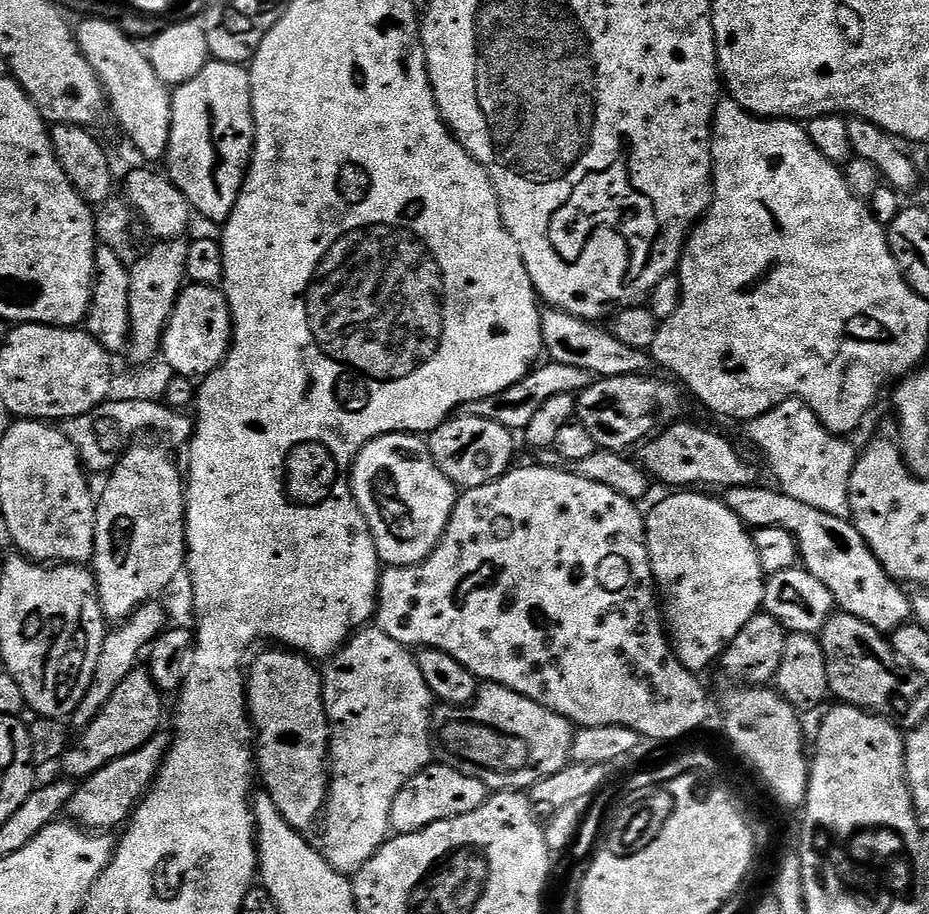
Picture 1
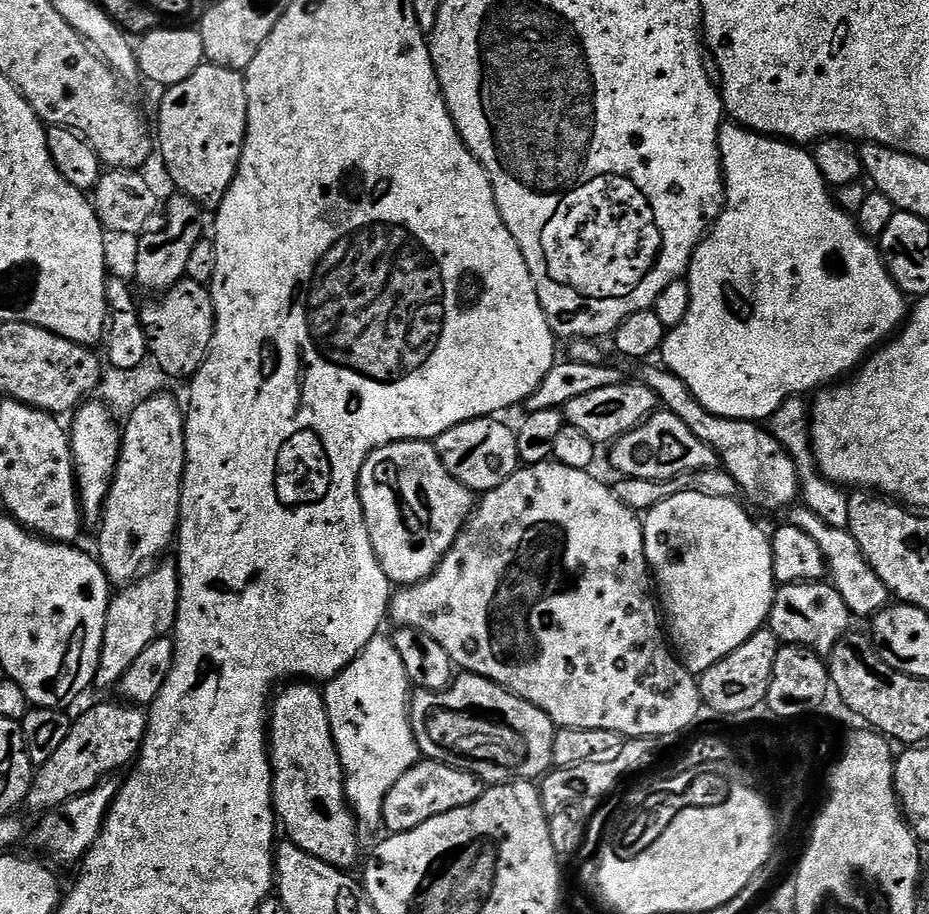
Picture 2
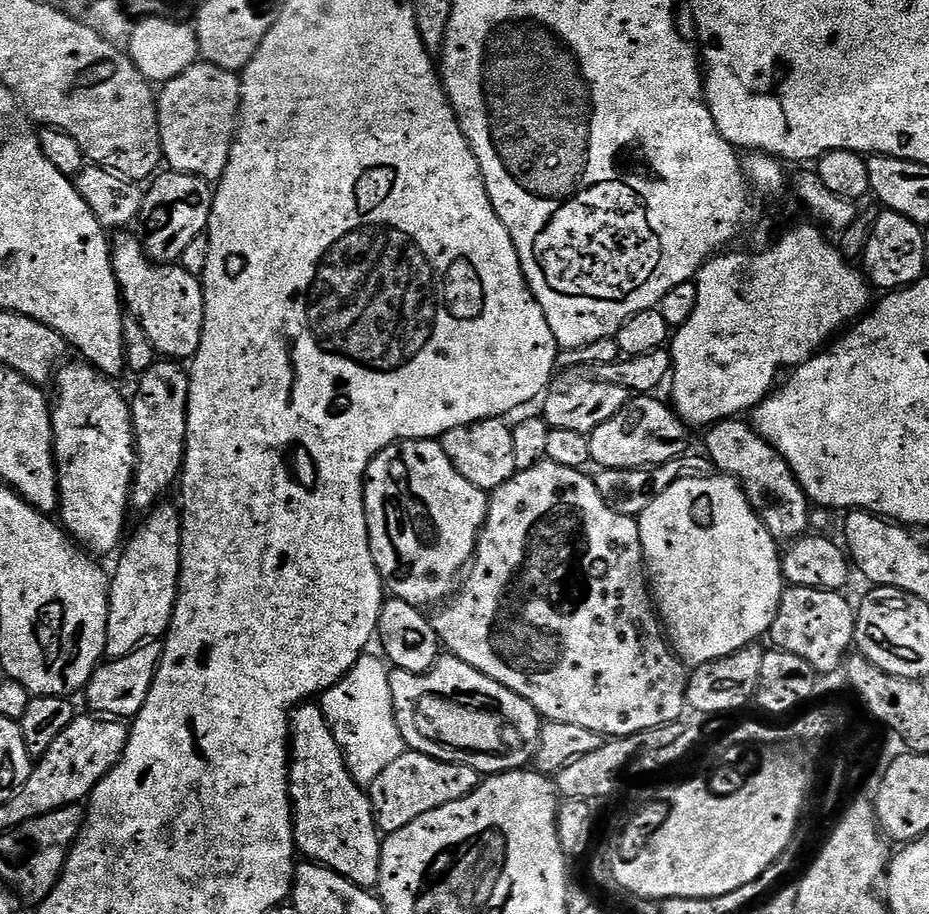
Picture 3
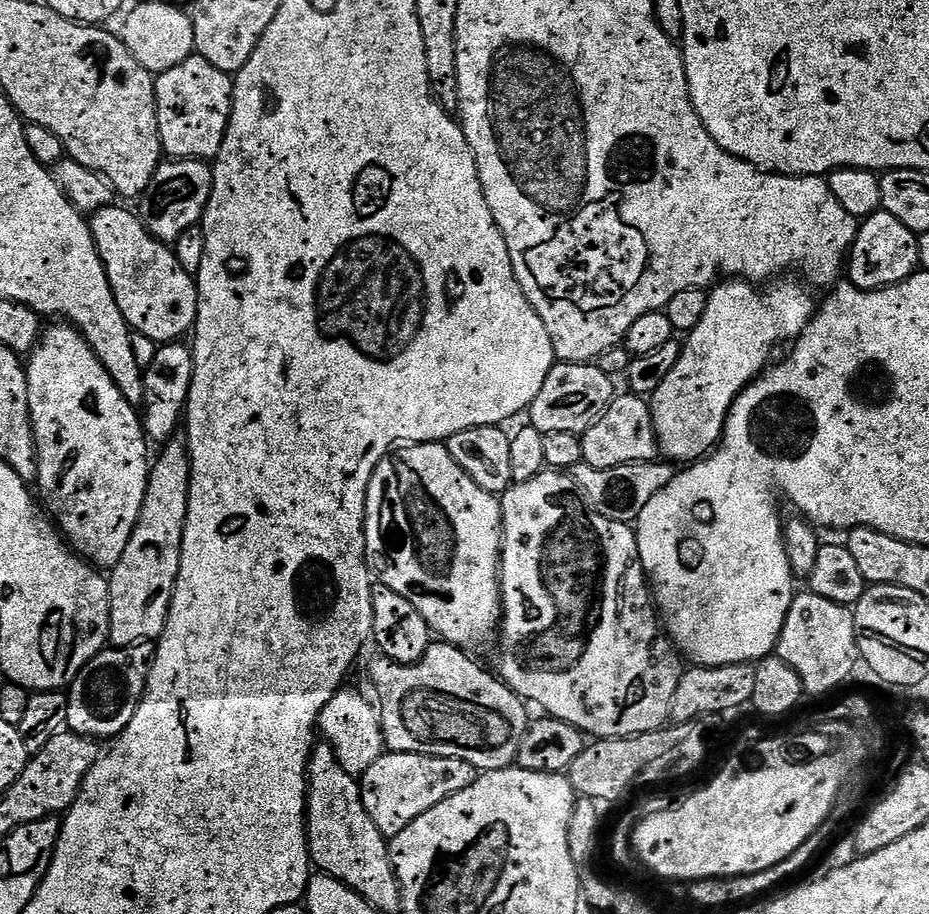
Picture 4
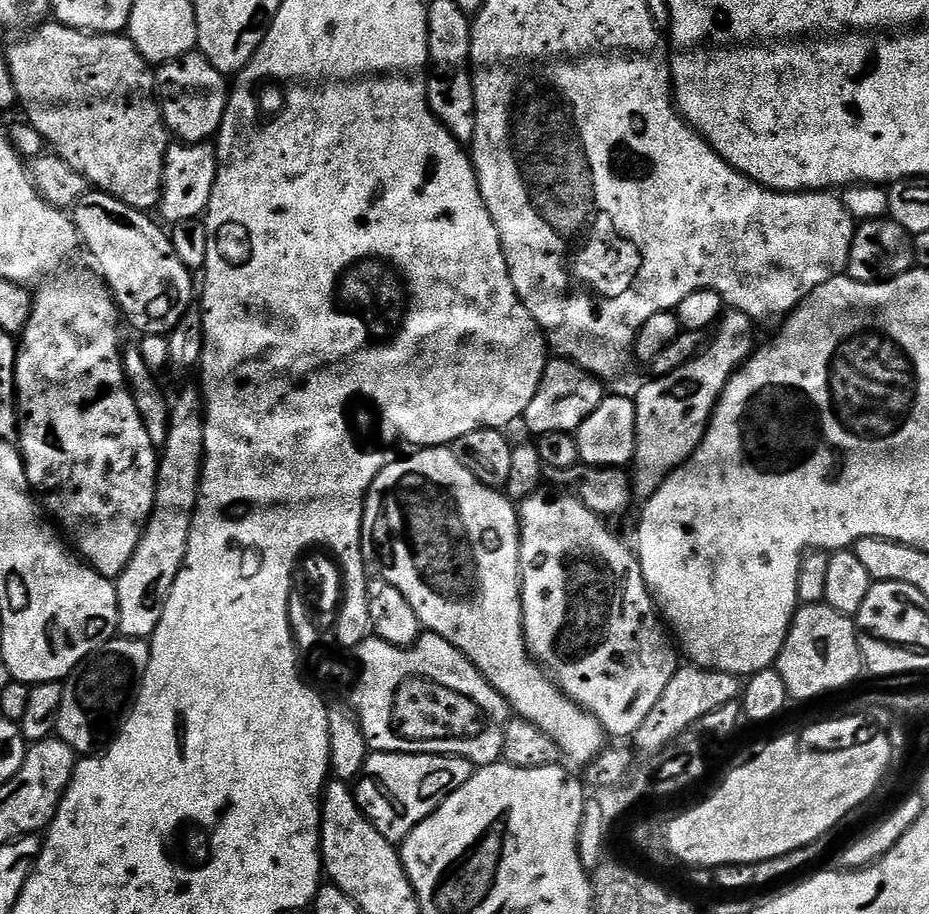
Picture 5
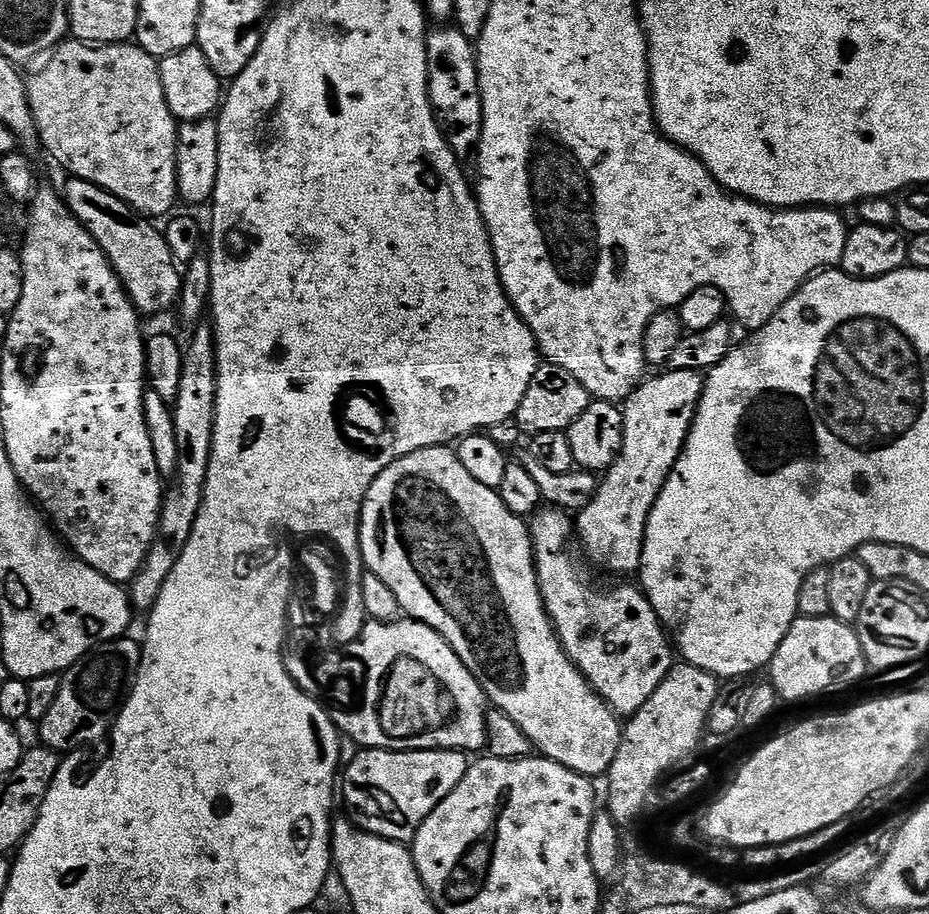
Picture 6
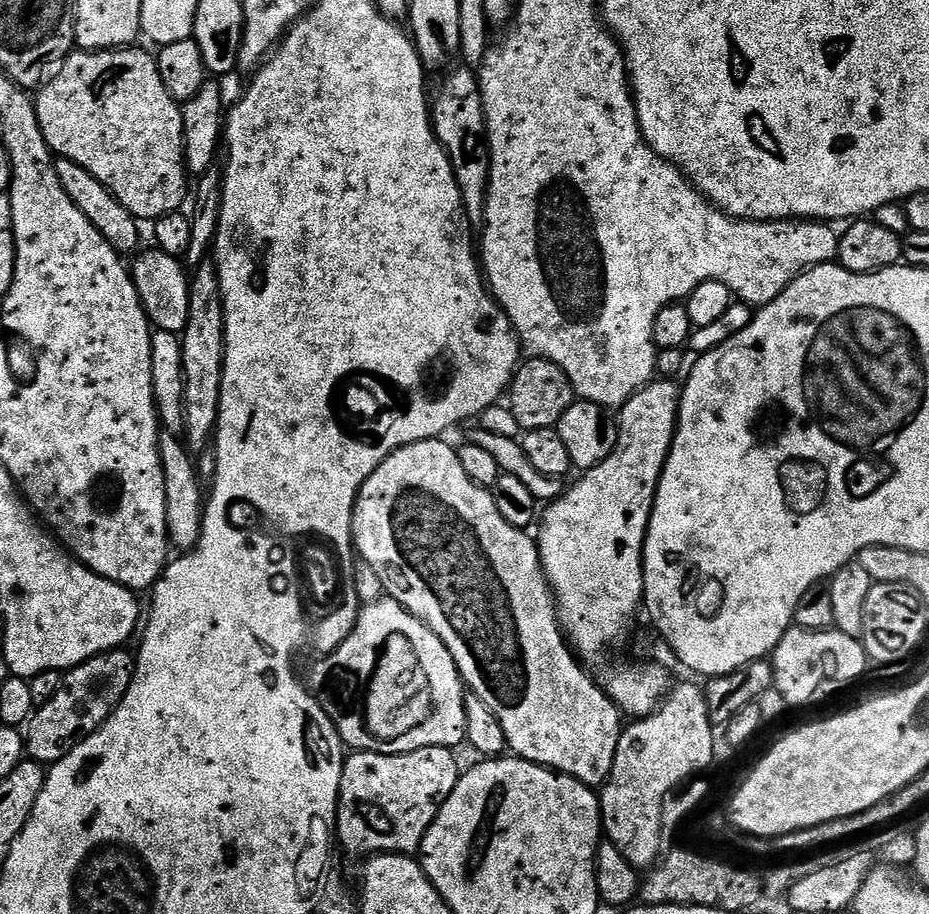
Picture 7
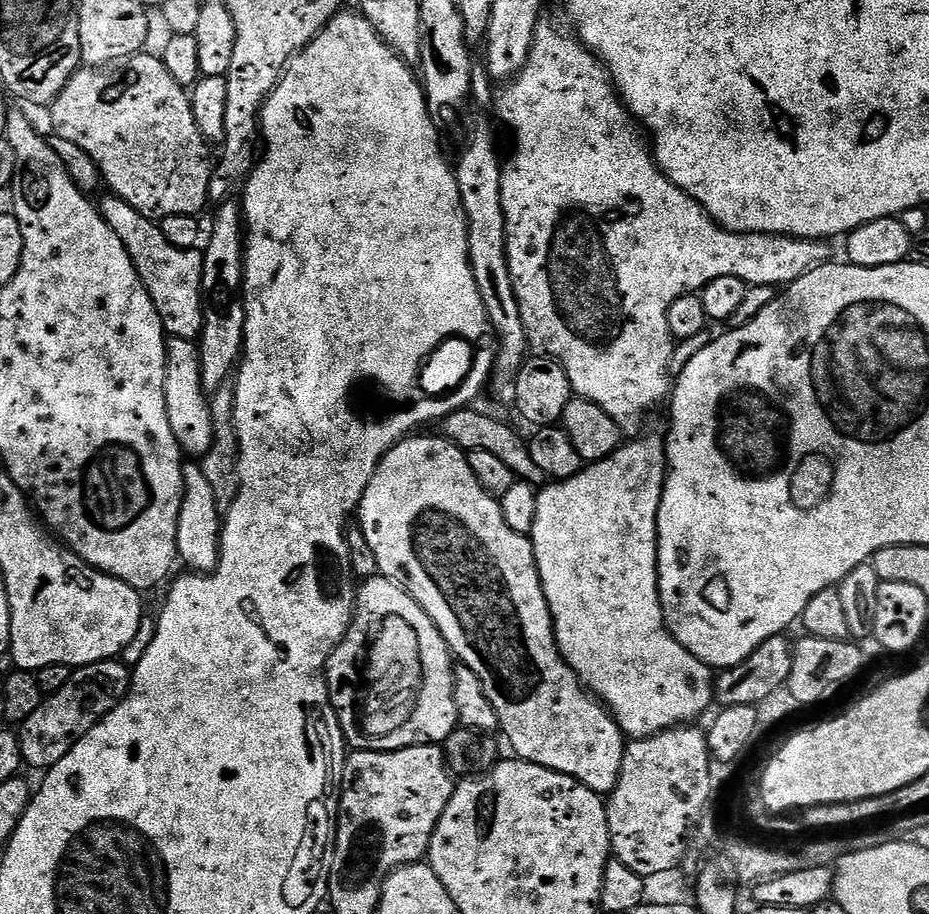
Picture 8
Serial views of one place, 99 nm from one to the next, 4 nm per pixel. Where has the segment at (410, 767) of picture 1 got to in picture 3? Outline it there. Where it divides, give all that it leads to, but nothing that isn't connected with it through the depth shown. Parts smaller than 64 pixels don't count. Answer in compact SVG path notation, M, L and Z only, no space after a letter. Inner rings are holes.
M371 654L361 656L360 661L334 687L323 693L319 701L326 722L332 725L332 733L342 750L348 772L361 786L371 786L378 774L382 774L382 770L406 750L396 721L388 677L390 668L379 658Z

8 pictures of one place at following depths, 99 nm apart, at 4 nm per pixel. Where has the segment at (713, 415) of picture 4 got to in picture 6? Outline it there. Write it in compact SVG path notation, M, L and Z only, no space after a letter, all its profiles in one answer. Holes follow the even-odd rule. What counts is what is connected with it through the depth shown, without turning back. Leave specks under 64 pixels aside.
M674 368L664 370L653 380L645 379L623 401L624 433L620 452L597 483L592 501L574 520L585 554L598 567L608 572L635 573L639 569L650 510L684 449L703 393L704 376L699 371Z

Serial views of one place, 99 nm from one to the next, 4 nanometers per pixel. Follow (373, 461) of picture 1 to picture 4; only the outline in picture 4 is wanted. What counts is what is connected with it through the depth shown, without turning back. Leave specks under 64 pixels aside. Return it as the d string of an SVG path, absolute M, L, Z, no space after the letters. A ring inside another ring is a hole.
M443 443L434 444L408 444L400 446L391 454L385 456L384 460L372 475L372 481L368 487L368 497L366 498L366 514L362 517L362 551L364 560L368 563L369 573L379 583L382 583L402 595L421 614L425 622L428 623L431 631L435 633L441 641L455 644L456 647L465 650L473 650L479 644L484 644L488 639L493 639L494 633L499 629L502 619L502 605L500 603L500 539L504 536L502 526L502 510L500 502L495 492L482 490L458 462L454 462L452 455L448 453L447 447Z

